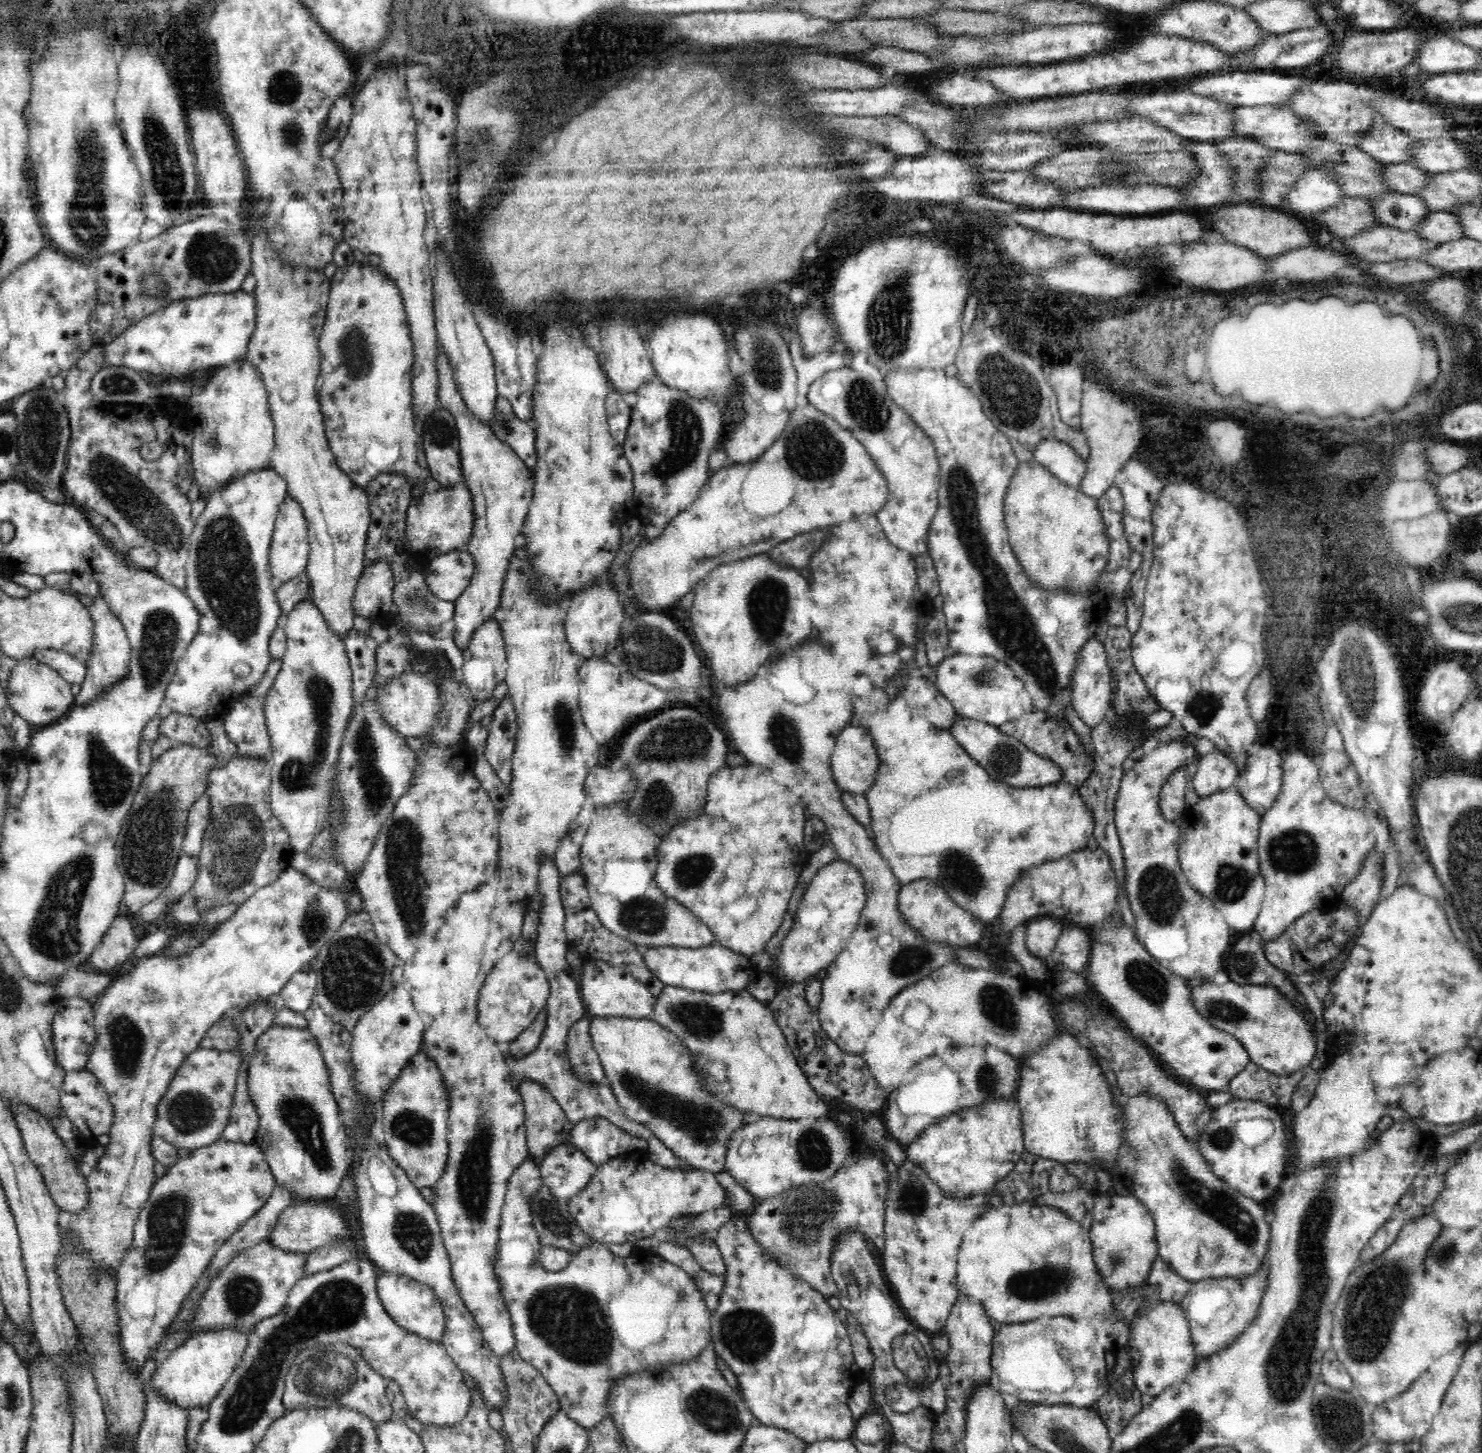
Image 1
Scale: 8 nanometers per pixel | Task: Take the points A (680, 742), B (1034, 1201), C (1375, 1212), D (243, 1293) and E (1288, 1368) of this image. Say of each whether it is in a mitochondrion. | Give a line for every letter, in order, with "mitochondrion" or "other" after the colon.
A: mitochondrion
B: other
C: other
D: mitochondrion
E: mitochondrion

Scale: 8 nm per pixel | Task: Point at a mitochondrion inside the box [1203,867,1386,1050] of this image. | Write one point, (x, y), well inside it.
(1245, 965)

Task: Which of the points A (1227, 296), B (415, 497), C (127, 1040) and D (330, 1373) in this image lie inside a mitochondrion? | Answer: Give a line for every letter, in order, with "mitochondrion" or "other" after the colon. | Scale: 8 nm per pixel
A: other
B: other
C: mitochondrion
D: mitochondrion

